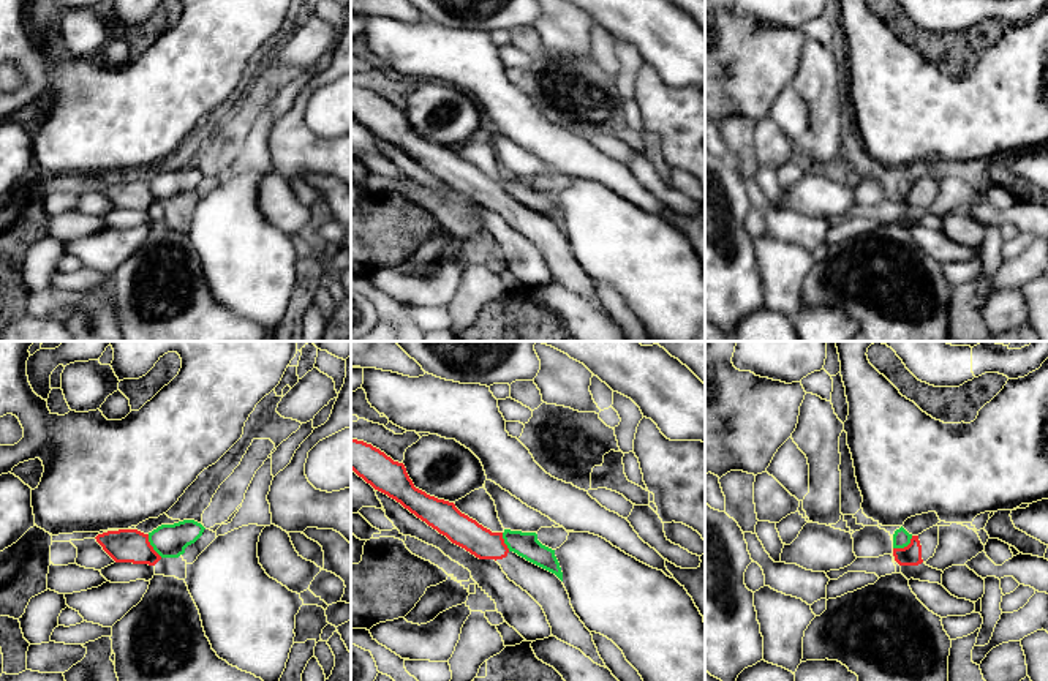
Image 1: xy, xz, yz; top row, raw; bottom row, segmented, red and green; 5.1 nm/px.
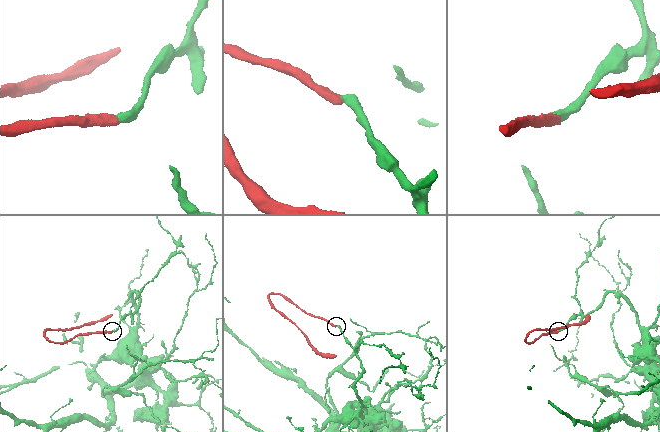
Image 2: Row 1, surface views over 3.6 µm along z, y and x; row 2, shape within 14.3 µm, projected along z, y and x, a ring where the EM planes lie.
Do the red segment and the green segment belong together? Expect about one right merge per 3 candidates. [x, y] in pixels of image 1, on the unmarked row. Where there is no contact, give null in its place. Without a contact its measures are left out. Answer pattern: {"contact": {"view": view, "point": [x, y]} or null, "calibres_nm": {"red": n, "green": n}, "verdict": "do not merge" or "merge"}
{"contact": {"view": "yz", "point": [904, 193]}, "calibres_nm": {"red": 110, "green": 90}, "verdict": "do not merge"}

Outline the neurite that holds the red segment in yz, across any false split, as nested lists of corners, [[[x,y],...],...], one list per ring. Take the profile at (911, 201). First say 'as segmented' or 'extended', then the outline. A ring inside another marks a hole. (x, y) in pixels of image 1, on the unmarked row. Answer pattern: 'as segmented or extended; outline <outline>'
as segmented; outline [[[912,182],[910,190],[904,194],[893,194],[895,207],[899,212],[918,212],[922,205],[922,191],[918,182]]]

